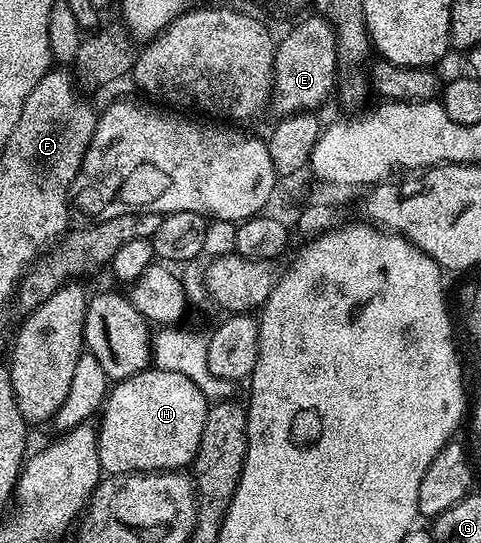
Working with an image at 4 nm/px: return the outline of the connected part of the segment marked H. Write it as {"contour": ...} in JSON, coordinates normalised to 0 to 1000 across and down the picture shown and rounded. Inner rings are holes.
{"contour":[[[308,678],[277,692],[256,696],[229,713],[212,746],[210,768],[202,777],[206,794],[206,855],[222,873],[270,873],[274,869],[320,869],[326,866],[378,867],[405,849],[418,796],[426,796],[426,766],[435,735],[376,685],[343,685]]]}

